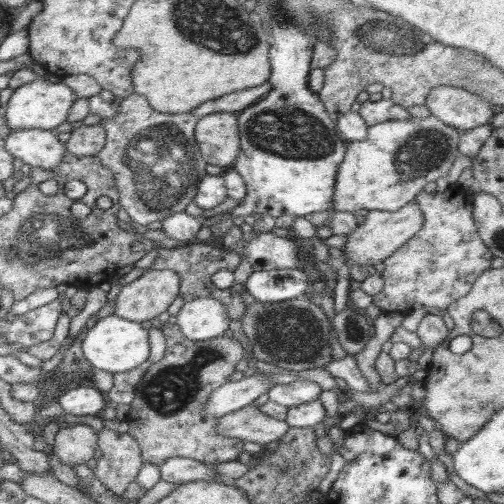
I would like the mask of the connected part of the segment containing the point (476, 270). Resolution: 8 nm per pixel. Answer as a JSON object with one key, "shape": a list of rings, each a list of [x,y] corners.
{"shape":[[[458,183],[451,184],[442,193],[421,191],[416,195],[414,202],[418,202],[423,213],[423,228],[380,266],[380,276],[383,279],[382,290],[373,296],[373,303],[383,312],[397,311],[410,313],[416,308],[426,307],[428,310],[446,311],[446,308],[456,302],[458,298],[466,296],[472,284],[486,271],[491,269],[493,255],[480,239],[478,228],[474,223],[472,200],[470,191]]]}

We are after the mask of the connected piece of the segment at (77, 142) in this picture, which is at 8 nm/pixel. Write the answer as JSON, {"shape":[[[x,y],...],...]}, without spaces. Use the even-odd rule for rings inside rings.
{"shape":[[[82,125],[71,132],[71,137],[65,144],[65,149],[76,156],[97,155],[106,142],[106,131],[103,126]]]}

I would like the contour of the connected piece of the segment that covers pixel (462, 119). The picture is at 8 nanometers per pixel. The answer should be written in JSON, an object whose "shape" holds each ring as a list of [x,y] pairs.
{"shape":[[[436,85],[425,105],[440,121],[462,131],[490,124],[495,115],[484,97],[452,85]]]}

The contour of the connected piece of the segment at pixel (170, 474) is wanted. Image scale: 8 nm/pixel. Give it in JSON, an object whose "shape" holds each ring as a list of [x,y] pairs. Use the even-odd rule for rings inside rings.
{"shape":[[[172,456],[166,458],[160,464],[159,472],[161,480],[174,483],[197,482],[200,480],[217,482],[217,475],[214,475],[204,462],[198,462],[193,458]]]}

